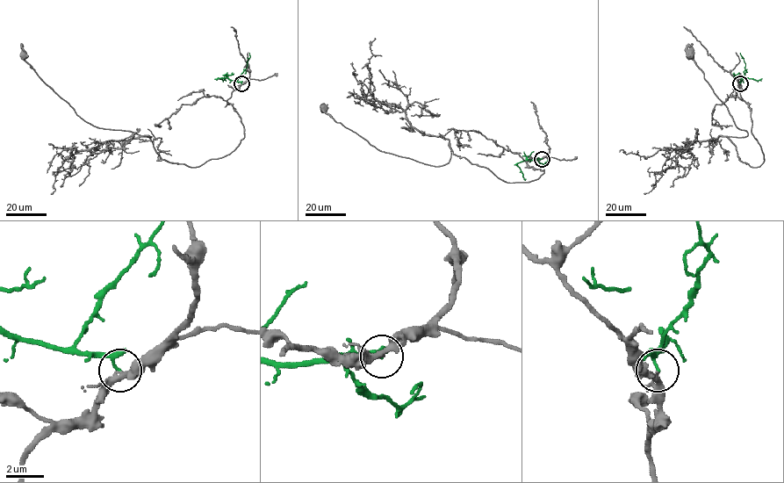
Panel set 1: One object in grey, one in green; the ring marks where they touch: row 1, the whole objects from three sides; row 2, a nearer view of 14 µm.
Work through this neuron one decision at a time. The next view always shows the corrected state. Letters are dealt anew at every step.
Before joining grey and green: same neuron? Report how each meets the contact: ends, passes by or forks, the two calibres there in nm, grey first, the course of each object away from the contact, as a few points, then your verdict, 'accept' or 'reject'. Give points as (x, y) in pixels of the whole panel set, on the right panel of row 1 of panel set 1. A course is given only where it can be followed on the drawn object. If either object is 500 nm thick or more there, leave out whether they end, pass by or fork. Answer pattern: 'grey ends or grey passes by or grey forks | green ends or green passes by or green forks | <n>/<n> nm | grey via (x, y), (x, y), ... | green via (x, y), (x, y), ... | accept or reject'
grey passes by | green passes by | 300/100 nm | grey via (741, 83), (751, 133), (764, 154), (757, 167), (739, 159), (727, 136), (748, 133), (735, 124), (690, 54) | green via (741, 83), (742, 77), (762, 78) | reject

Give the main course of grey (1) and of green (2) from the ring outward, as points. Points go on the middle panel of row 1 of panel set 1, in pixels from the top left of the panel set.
1: (542, 159), (527, 162), (544, 172), (527, 182), (449, 146), (435, 166), (378, 150), (324, 108)
2: (542, 159), (517, 163), (525, 180)

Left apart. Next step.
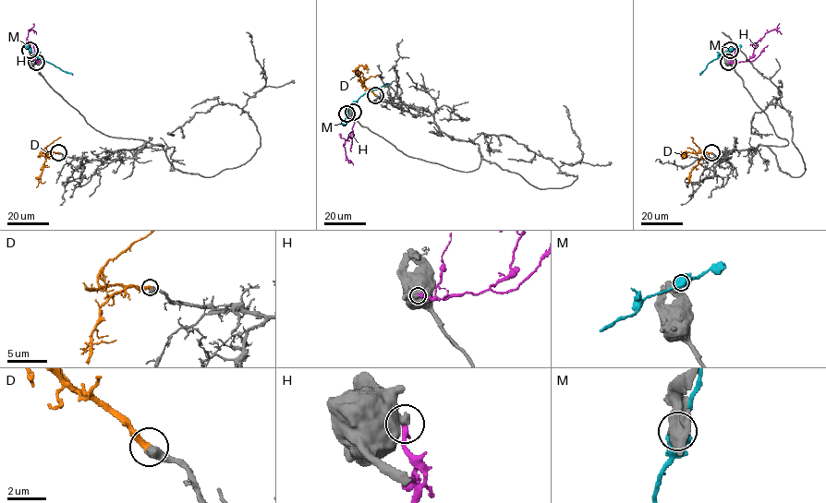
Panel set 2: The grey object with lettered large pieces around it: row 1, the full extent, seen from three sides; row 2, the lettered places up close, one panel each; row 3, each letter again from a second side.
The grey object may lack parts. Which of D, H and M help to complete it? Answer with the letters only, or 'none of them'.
D

